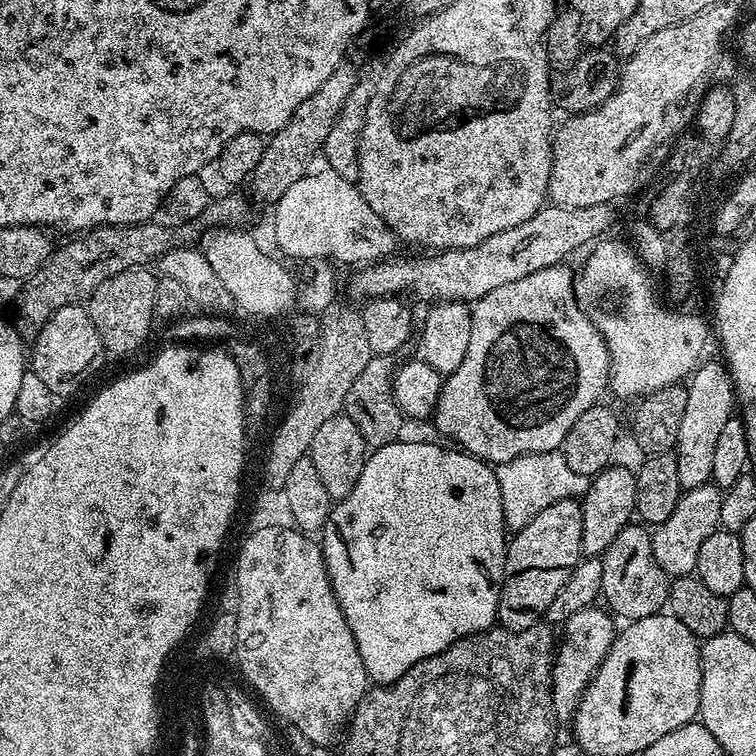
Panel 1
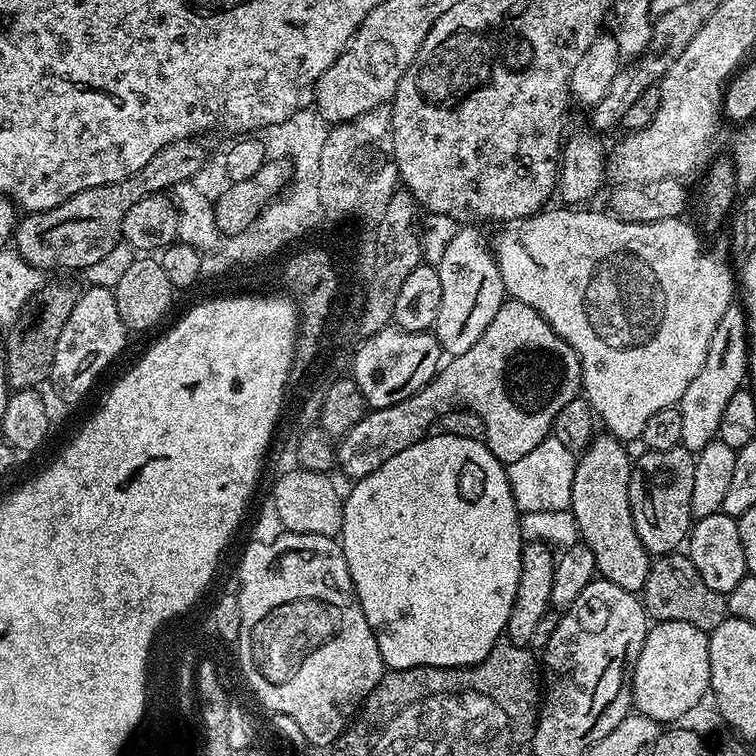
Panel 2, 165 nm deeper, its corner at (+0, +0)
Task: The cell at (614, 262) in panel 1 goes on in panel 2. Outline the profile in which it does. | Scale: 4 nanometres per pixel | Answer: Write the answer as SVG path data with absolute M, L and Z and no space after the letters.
M553 206L545 207L543 210L536 212L532 216L526 217L524 220L514 220L505 223L503 227L501 227L504 229L502 229L496 237L491 237L490 247L492 249L492 255L496 257L496 261L498 262L498 270L502 274L505 293L507 293L511 299L522 302L534 310L538 310L538 314L542 314L544 321L546 321L547 324L550 325L550 327L578 354L578 358L580 359L582 396L583 399L588 401L588 405L591 406L593 413L598 417L599 423L603 425L603 427L605 424L605 426L608 427L605 429L607 429L611 435L618 437L621 442L629 442L628 440L639 441L641 437L643 437L644 431L646 430L646 422L649 418L651 418L653 414L658 414L658 410L679 405L682 394L686 394L686 386L690 386L690 382L694 382L694 378L698 378L698 370L702 370L702 362L706 362L706 350L710 350L710 338L714 338L714 330L718 327L718 321L721 320L723 312L726 311L726 306L730 306L734 302L734 296L732 296L732 272L722 261L715 260L715 258L704 249L704 244L700 241L699 234L687 224L687 219L666 218L658 222L634 222L622 220L619 216L608 210L605 210L605 212L584 212L588 210L577 210L572 206L559 206L560 208L552 207Z

